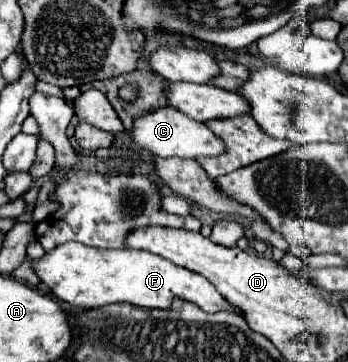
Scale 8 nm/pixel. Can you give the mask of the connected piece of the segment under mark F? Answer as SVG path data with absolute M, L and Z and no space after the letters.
M68 242L32 260L32 270L56 298L78 310L100 308L114 302L128 302L142 308L170 308L174 298L194 302L204 312L234 310L204 276L144 250L102 250L80 242Z

